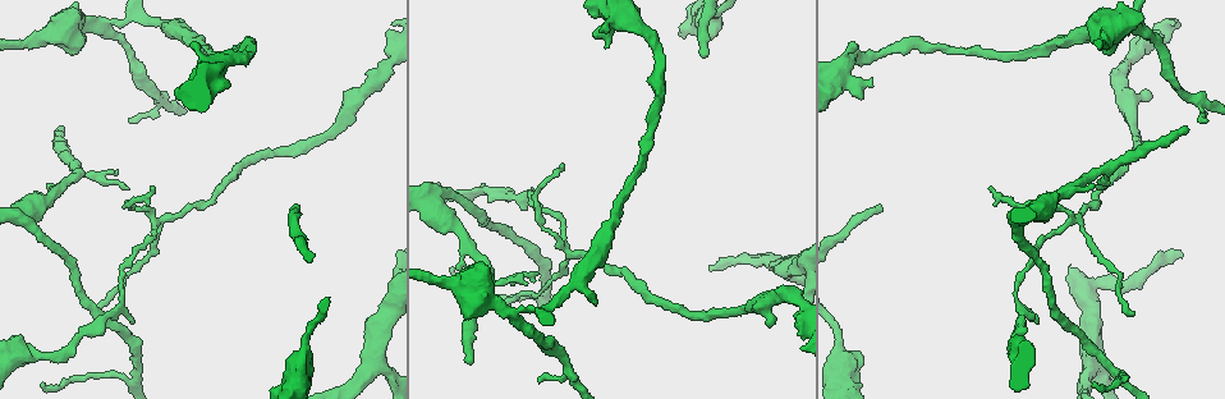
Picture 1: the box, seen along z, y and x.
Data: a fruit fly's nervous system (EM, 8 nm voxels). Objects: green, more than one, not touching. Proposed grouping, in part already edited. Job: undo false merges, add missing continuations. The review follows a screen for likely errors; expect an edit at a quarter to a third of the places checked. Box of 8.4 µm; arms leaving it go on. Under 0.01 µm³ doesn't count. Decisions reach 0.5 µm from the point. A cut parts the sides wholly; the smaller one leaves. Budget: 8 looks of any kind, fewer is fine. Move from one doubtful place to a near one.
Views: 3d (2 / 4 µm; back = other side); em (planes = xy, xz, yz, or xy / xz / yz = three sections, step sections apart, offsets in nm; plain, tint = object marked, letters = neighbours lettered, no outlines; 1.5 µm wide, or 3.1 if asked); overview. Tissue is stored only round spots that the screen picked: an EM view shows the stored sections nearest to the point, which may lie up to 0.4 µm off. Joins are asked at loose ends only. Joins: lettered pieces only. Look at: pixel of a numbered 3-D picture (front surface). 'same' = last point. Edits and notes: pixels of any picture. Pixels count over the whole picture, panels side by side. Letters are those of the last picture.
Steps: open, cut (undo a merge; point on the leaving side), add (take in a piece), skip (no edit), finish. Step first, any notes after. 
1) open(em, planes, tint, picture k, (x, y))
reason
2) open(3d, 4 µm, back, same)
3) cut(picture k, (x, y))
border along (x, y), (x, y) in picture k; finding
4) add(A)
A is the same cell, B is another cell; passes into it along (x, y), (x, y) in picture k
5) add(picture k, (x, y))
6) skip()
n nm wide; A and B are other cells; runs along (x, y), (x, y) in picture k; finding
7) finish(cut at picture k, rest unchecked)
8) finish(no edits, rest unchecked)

open(em, planes, letters, picture 1, (708, 54))
free end

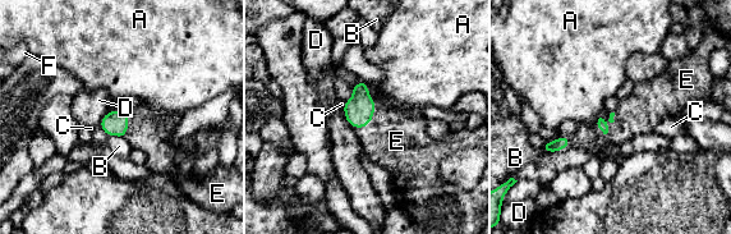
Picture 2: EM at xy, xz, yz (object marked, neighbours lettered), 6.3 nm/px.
add(E)
E is the same cell, A, B, C, D and F are other cells; passes into it along (358, 110), (375, 109), (396, 141) in picture 2; it goes on there

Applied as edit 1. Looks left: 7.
open(em, xy, step 4, letters, picture 1, (153, 188))

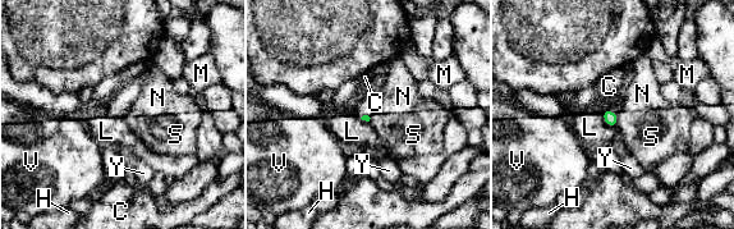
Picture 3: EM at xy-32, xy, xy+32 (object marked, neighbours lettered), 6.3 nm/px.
open(em, planes, letters, same)

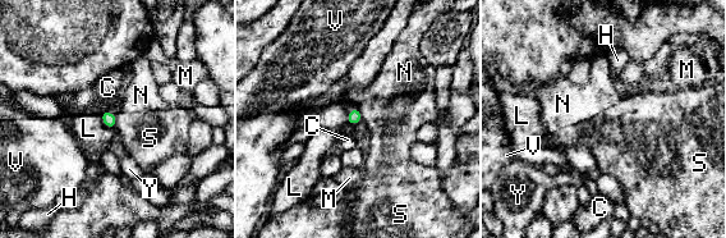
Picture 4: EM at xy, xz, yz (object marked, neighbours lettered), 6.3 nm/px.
skip()
C, H, L, M, N, S, V and Y are other cells; border along (116, 115), (114, 128) in picture 4; no lettered piece goes on from it

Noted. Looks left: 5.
open(em, planes, letters, picture 1, (61, 126))
branch stops here

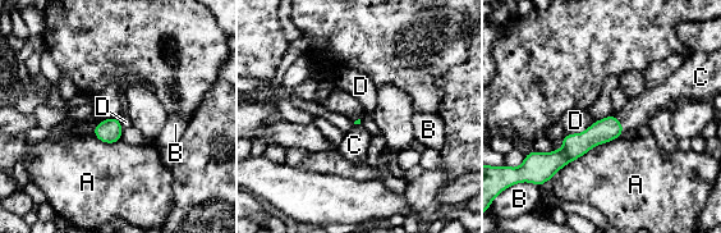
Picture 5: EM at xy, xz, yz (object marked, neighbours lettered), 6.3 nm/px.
add(C)
C is the same cell, A, B and D are other cells; it goes on there

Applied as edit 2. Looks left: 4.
finish(add at picture 2, add at picture 5, rest unchecked)

